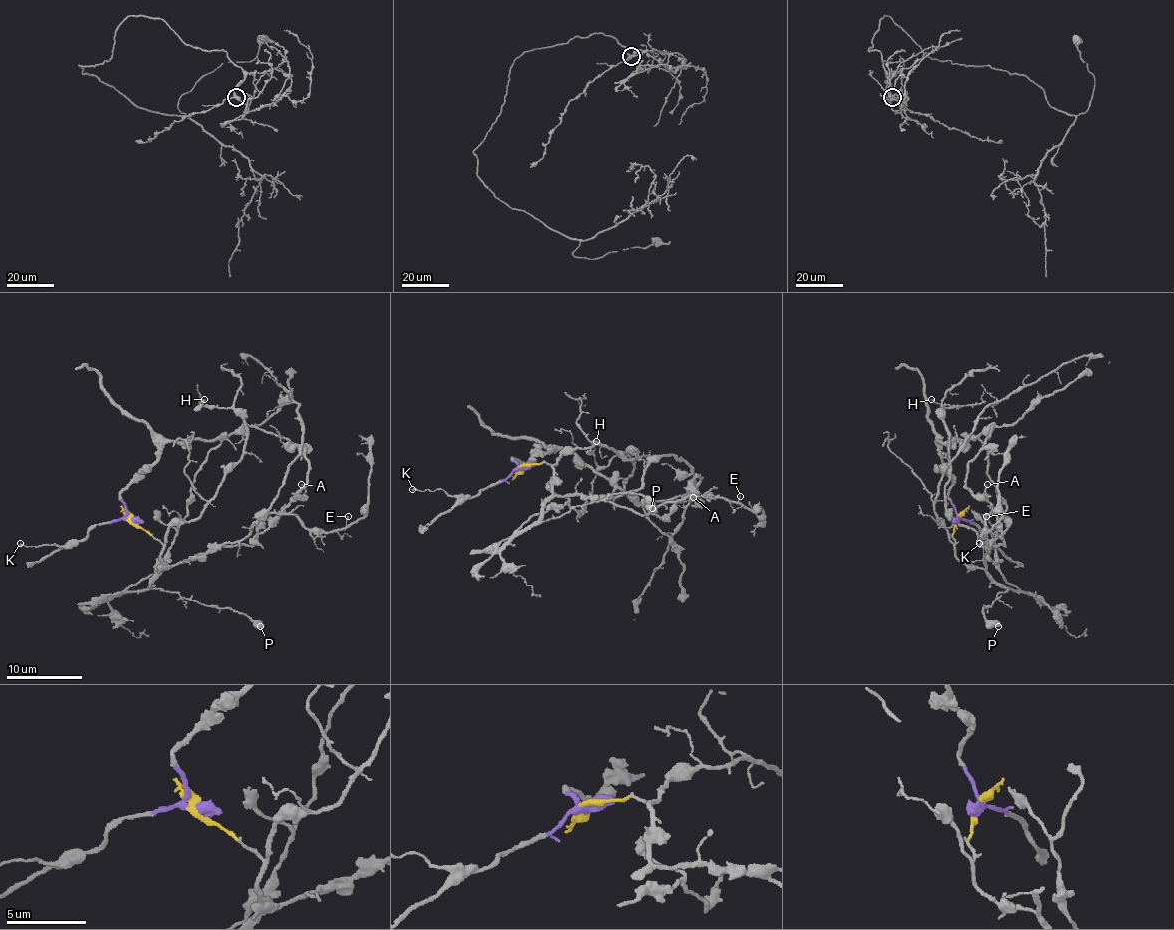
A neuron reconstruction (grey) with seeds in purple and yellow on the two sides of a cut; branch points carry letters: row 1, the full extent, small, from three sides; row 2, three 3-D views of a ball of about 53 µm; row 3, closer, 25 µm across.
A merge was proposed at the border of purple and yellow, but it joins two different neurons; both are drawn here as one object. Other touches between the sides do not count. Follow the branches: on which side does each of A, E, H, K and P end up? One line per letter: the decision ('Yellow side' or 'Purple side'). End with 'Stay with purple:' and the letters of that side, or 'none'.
A: Purple side
E: Yellow side
H: Yellow side
K: Purple side
P: Yellow side
Stay with purple: A, K

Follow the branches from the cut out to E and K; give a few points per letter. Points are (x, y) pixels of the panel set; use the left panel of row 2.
E: (131, 520), (155, 537), (163, 569), (218, 546), (252, 544), (271, 512), (325, 531), (342, 529), (347, 516)
K: (131, 520), (98, 524), (79, 541), (70, 541), (60, 546), (28, 546), (20, 543)

